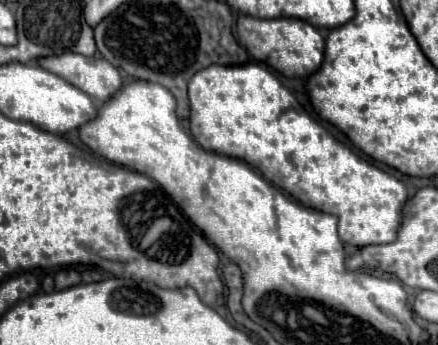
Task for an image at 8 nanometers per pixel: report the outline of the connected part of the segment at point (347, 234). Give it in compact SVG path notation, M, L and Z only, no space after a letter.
M212 64L192 76L188 98L190 132L202 148L240 158L304 206L338 216L340 238L350 246L396 240L402 206L408 200L406 186L334 140L265 65Z

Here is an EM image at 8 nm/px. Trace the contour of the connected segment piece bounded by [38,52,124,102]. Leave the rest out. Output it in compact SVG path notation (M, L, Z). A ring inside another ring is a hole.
M66 52L52 58L40 58L40 66L62 76L76 88L84 90L96 102L108 102L122 86L122 76L108 60L88 58L82 54Z

